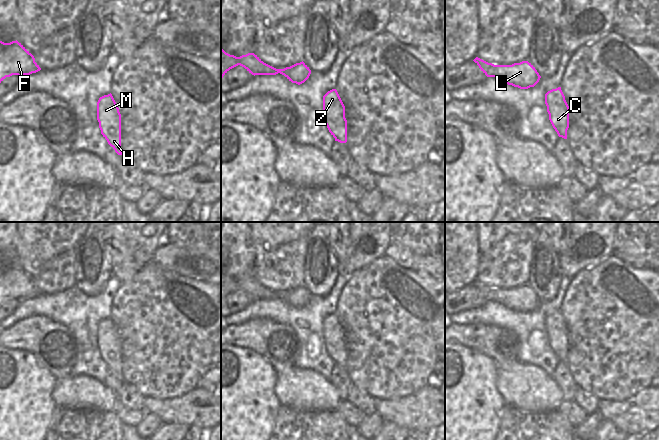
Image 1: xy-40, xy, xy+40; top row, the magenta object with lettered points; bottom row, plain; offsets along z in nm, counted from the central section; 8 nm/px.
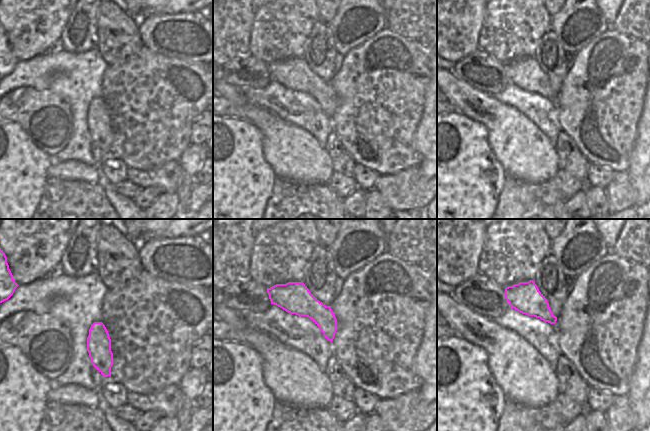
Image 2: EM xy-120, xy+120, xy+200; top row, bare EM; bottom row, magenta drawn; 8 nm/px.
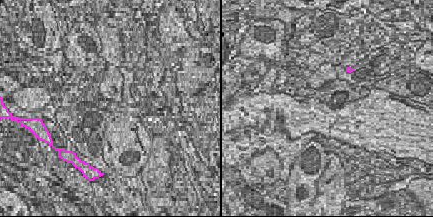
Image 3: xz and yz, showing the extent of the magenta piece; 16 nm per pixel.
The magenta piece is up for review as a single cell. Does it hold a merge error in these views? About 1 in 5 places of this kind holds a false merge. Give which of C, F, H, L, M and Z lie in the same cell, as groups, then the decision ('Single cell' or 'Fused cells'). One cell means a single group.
Groups: C F H L M Z. Single cell

